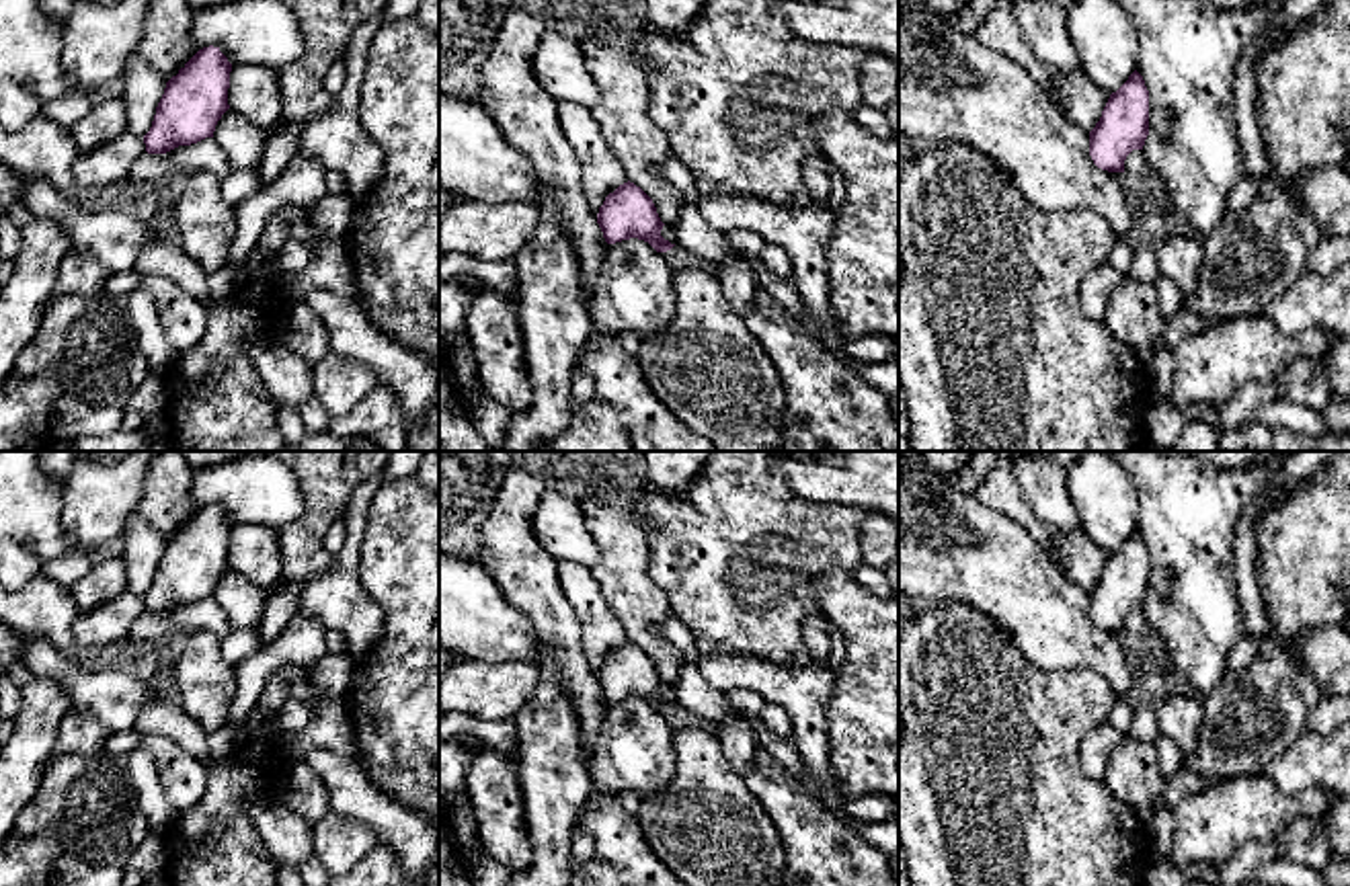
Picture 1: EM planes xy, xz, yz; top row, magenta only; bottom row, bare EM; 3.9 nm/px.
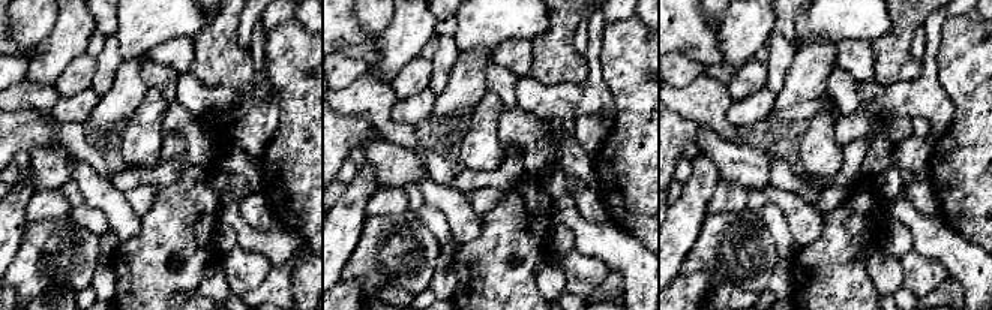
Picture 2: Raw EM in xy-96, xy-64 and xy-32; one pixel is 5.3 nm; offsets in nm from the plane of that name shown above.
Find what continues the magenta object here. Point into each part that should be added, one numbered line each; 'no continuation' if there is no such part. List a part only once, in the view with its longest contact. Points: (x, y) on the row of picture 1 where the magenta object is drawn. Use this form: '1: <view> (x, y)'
no continuation

